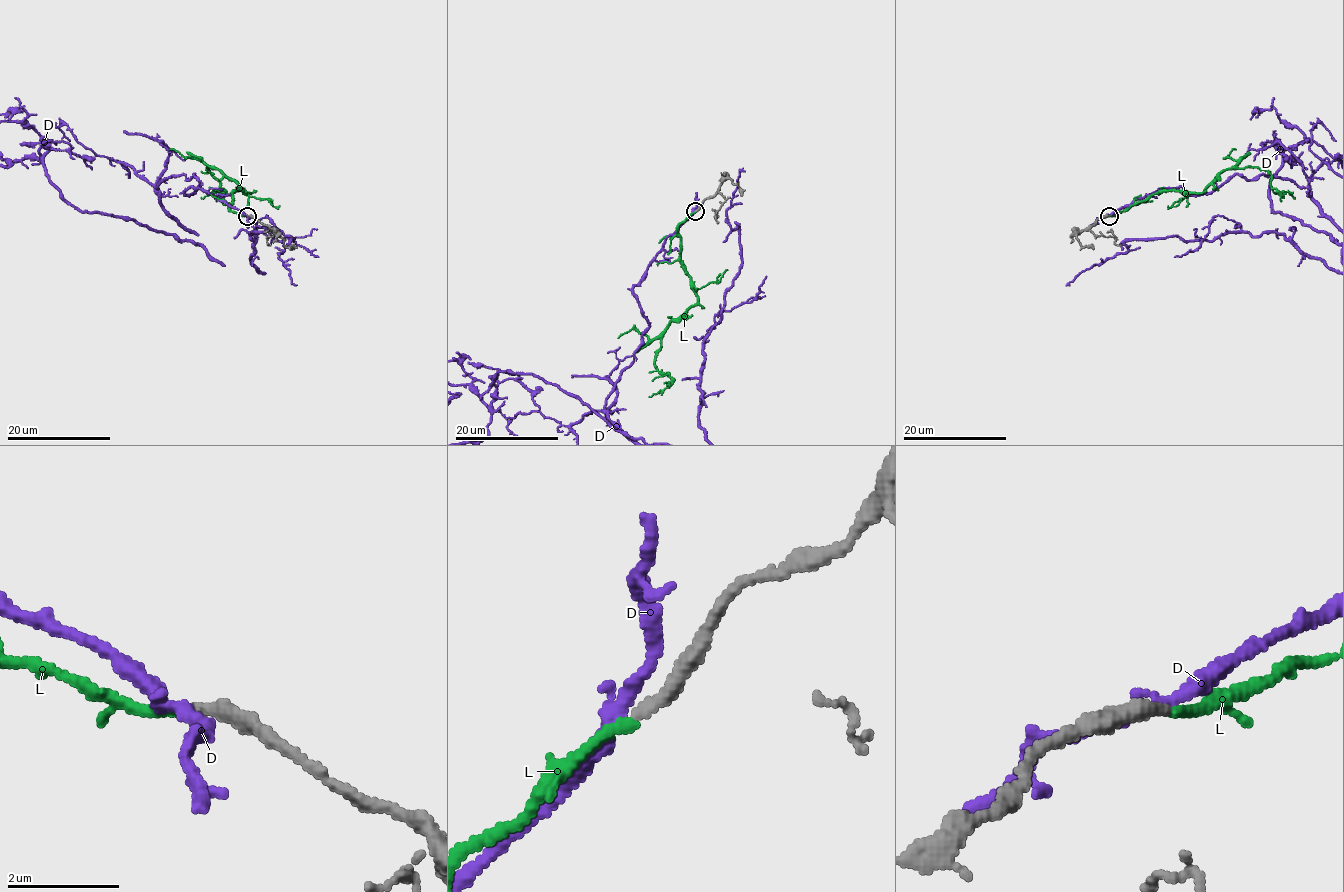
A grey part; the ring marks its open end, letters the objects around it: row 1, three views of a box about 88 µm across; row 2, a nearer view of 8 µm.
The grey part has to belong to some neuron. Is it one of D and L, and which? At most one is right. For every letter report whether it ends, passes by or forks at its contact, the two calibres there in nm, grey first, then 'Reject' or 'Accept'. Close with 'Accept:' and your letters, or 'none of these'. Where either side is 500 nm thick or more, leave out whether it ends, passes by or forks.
D: It passes by. Thickness 280 nm (grey) against 240 nm. Reject
L: It ends there. Thickness 260 nm (grey) against 170 nm. Accept
Accept: L

